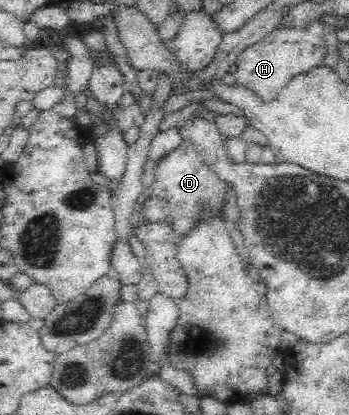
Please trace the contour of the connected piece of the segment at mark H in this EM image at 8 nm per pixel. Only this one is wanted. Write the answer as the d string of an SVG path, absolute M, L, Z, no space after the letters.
M315 22L303 29L295 27L273 29L265 38L247 46L236 60L237 69L233 73L237 84L252 90L263 102L271 102L279 90L297 74L318 68L324 57L323 25Z

